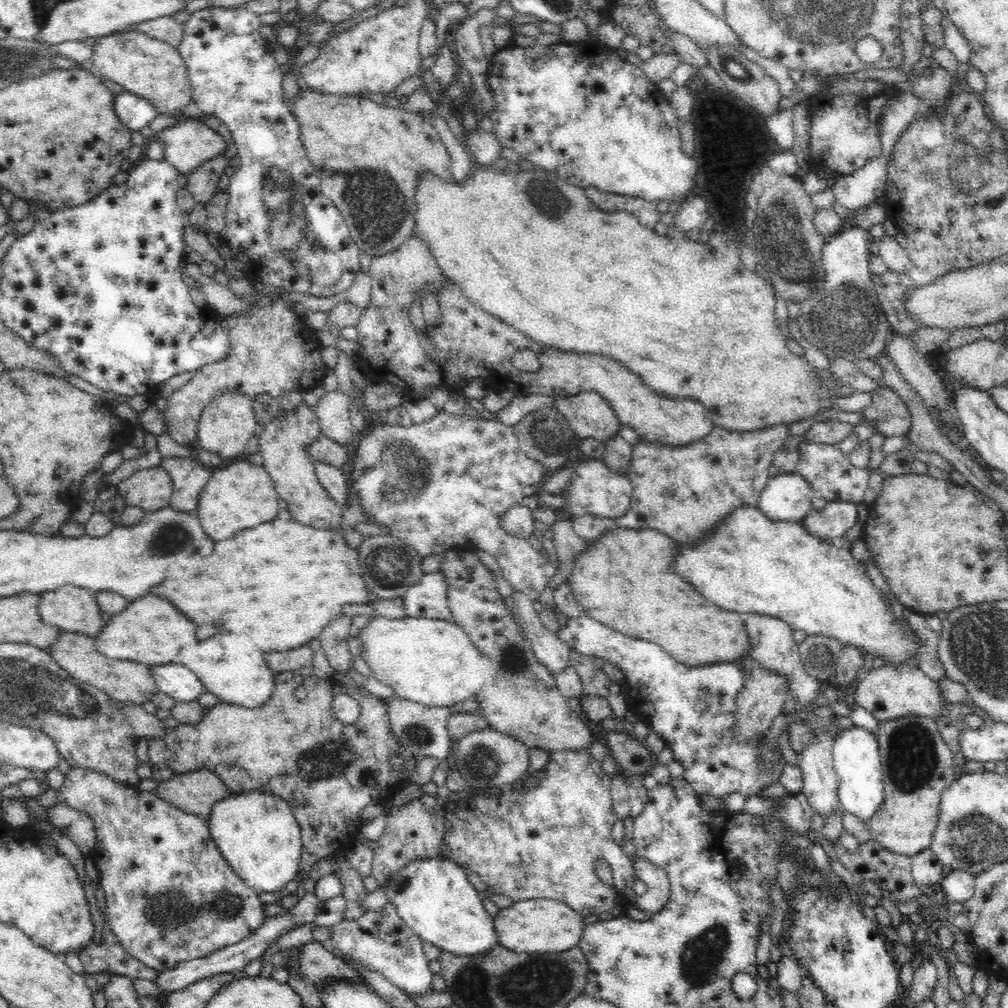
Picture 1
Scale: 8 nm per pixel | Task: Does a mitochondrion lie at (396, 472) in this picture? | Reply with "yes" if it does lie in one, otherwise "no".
yes

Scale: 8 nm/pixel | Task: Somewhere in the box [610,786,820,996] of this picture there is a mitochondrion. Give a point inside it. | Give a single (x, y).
(701, 957)

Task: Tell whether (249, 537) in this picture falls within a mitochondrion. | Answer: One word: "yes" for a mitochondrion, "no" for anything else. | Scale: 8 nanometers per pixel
no

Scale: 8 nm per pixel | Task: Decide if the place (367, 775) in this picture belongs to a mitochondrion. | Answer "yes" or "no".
yes

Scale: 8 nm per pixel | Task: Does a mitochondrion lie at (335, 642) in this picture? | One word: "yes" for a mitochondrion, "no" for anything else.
no

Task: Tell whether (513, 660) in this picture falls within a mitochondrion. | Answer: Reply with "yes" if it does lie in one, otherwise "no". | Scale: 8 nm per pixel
yes

